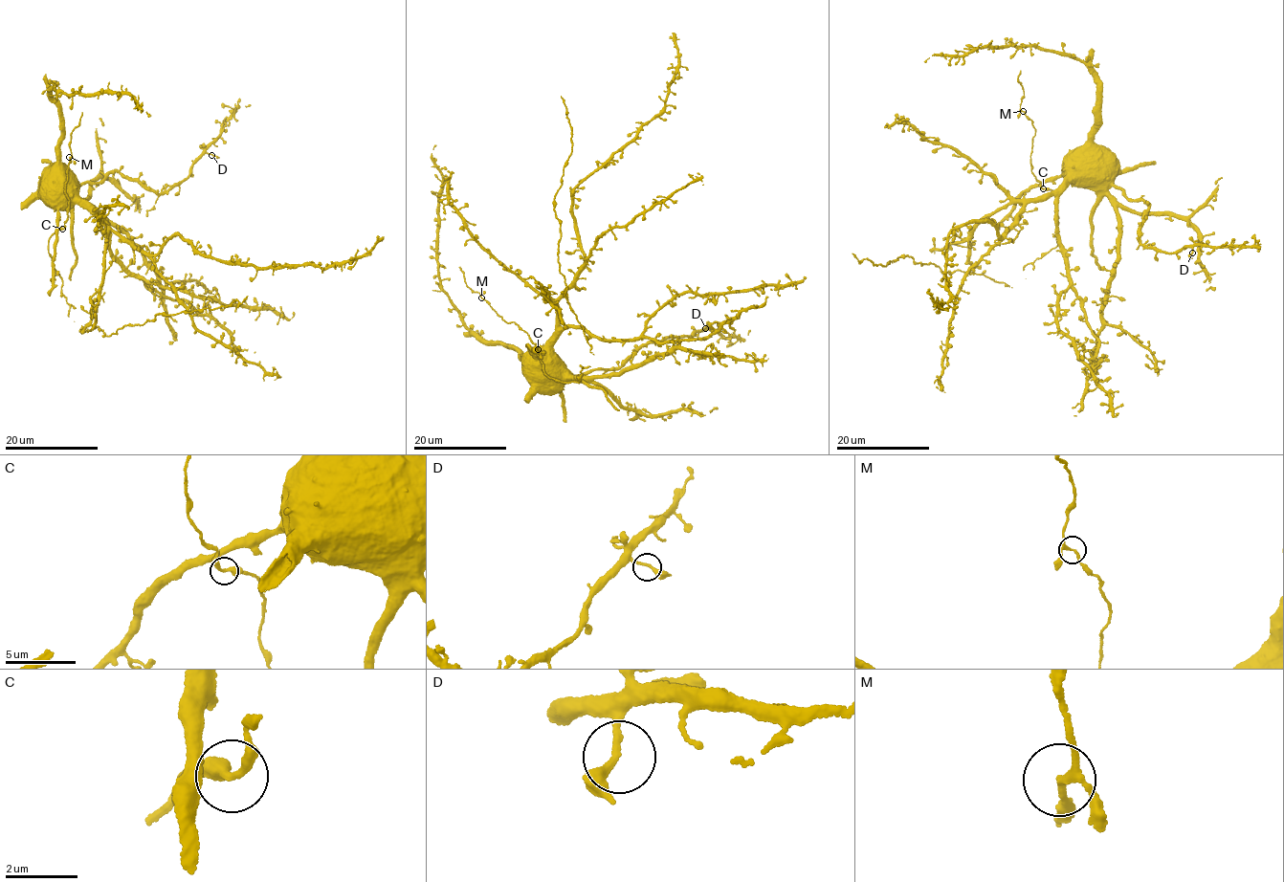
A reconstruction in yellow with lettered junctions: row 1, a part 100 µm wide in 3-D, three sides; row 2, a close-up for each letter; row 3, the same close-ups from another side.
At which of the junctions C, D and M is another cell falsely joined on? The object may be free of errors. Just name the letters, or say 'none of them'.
none of them

